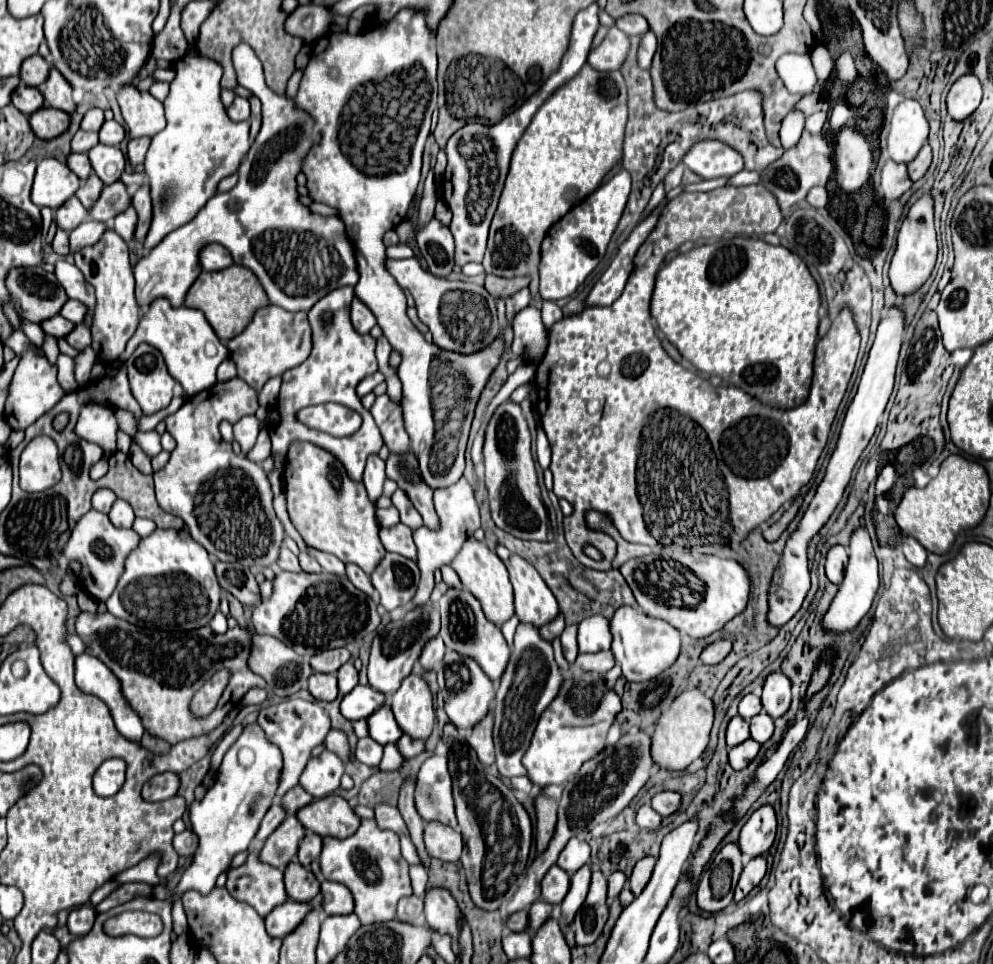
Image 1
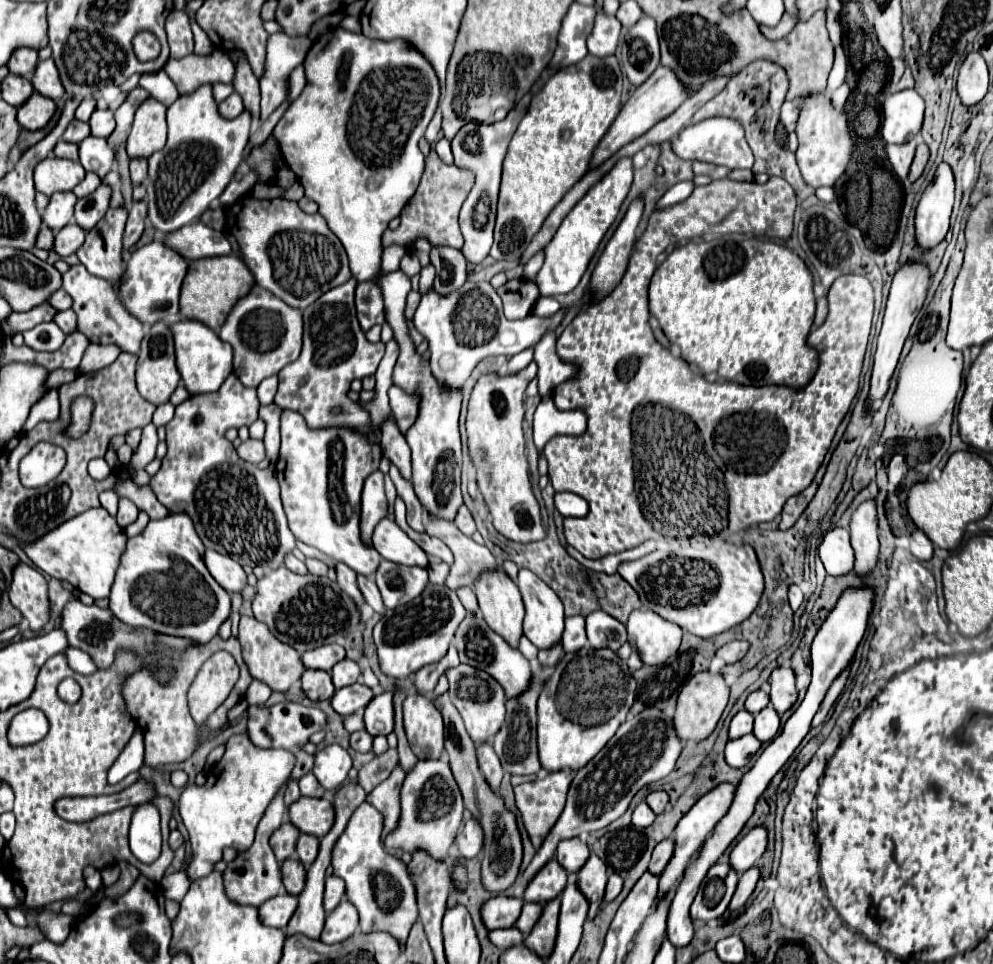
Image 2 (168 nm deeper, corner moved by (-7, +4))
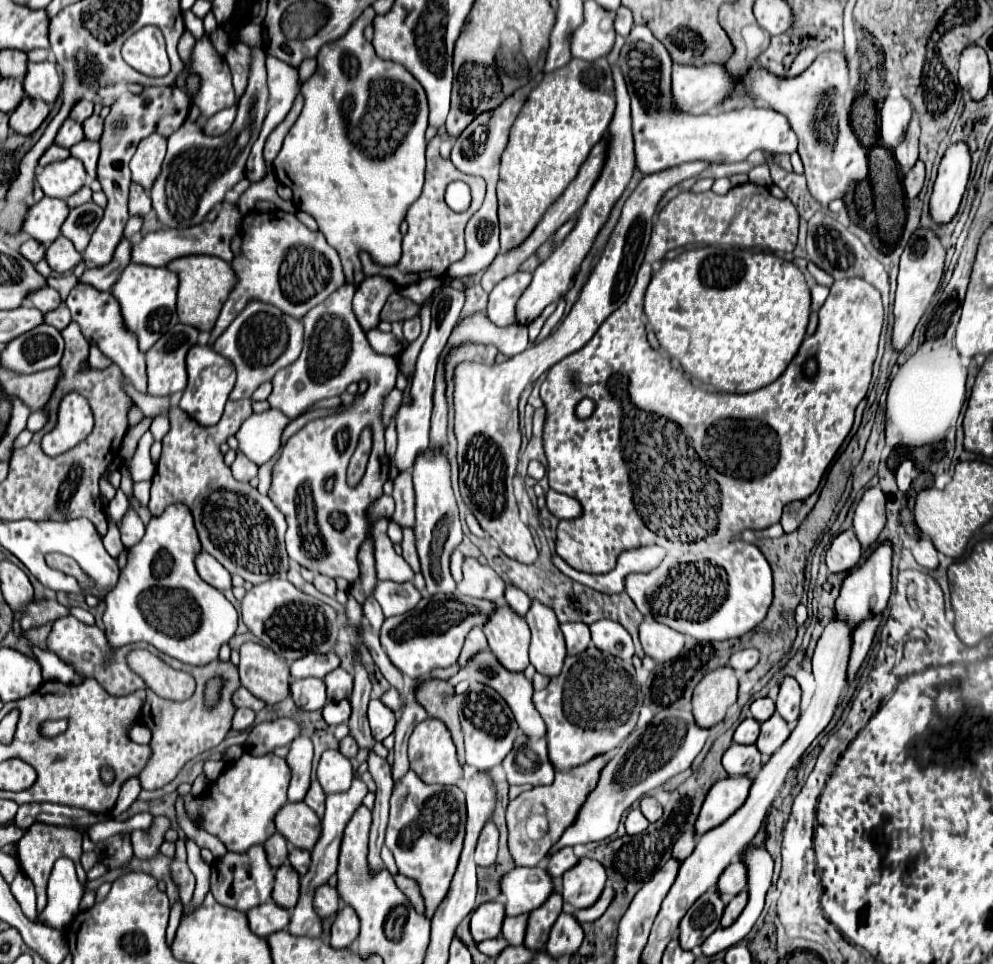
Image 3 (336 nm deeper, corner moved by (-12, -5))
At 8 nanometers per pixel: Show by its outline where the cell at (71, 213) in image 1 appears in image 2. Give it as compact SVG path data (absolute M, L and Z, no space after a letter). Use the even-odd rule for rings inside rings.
M53 193L49 197L49 205L41 213L43 223L51 231L63 229L73 219L73 201L77 201L77 197L73 193Z

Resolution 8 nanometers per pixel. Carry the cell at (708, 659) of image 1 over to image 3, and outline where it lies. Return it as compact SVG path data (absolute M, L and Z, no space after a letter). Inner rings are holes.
M756 648L740 650L730 656L730 668L734 668L736 672L748 672L750 668L754 668L758 664L758 658L760 658L760 654Z

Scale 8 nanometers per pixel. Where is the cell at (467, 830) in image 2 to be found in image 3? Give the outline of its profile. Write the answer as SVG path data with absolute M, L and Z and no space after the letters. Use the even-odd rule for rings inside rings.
M490 820L490 822L486 822L486 826L480 832L474 860L478 866L490 866L496 860L496 852L498 852L498 828Z

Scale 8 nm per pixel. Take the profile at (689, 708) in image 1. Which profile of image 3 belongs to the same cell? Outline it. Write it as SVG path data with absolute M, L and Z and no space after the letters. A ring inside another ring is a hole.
M724 666L706 674L692 696L692 716L698 726L712 728L720 724L726 718L728 708L736 702L736 692L738 680L732 668Z

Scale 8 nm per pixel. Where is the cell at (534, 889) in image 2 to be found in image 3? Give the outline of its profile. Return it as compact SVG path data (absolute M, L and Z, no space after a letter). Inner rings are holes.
M516 868L502 878L500 888L506 896L506 914L518 916L542 906L554 892L554 882L542 868Z

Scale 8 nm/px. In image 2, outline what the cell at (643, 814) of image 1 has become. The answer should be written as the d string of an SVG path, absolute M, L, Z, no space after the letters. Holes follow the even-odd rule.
M639 803L639 805L633 809L633 817L631 817L631 821L633 821L633 825L635 825L635 827L651 825L651 823L653 823L653 819L655 819L655 815L651 813L651 809L649 809L649 805L647 805L647 803Z

